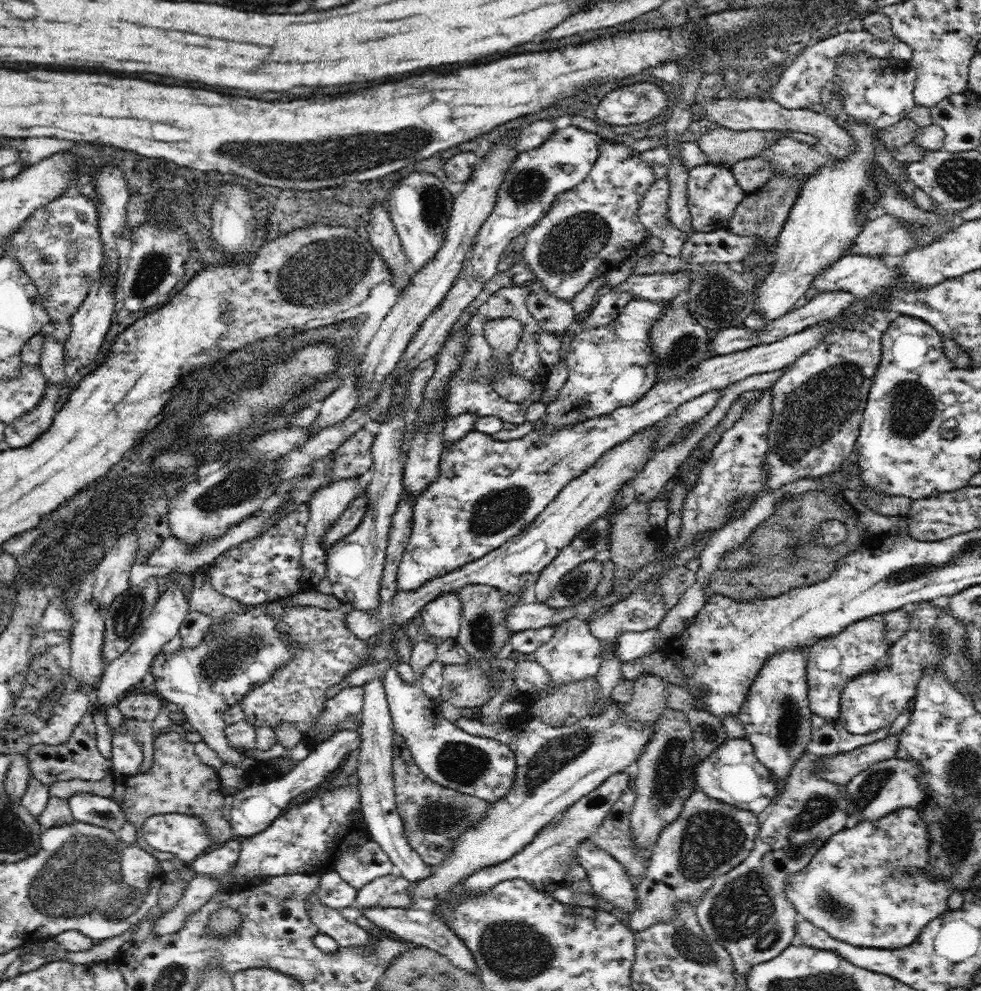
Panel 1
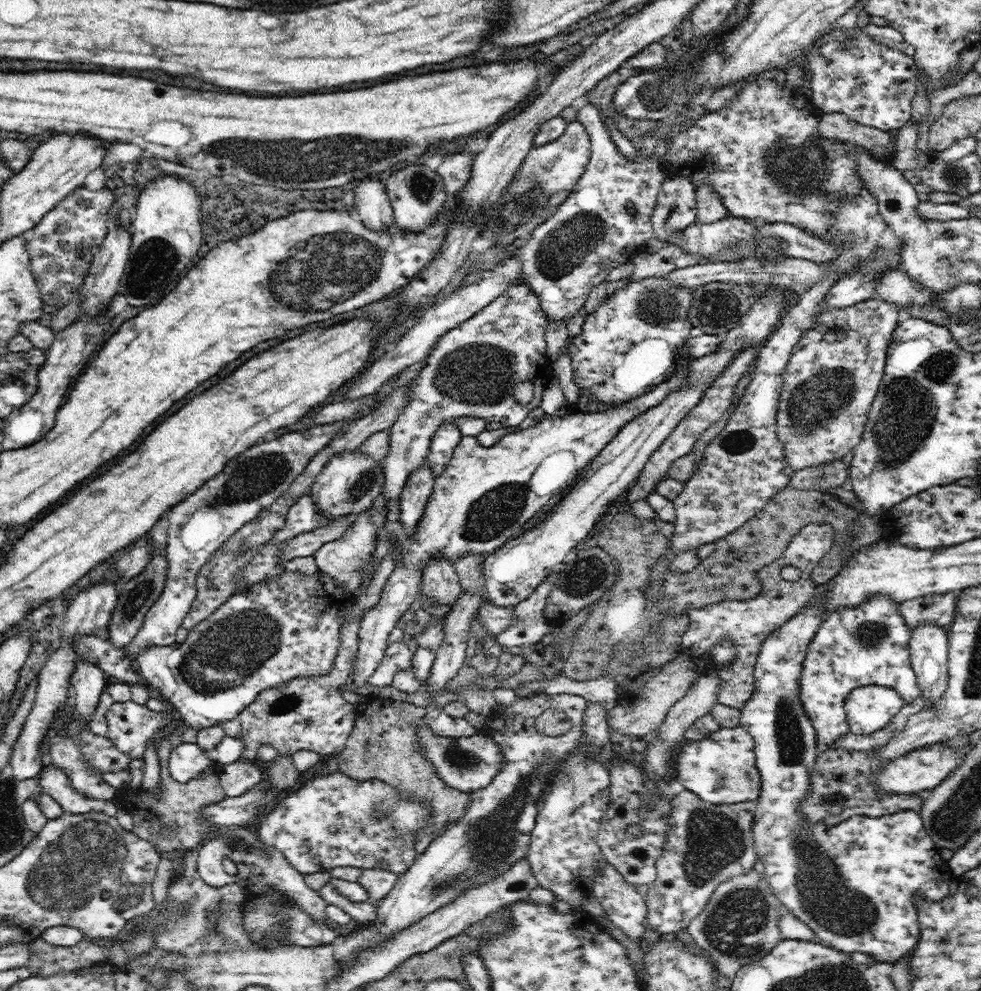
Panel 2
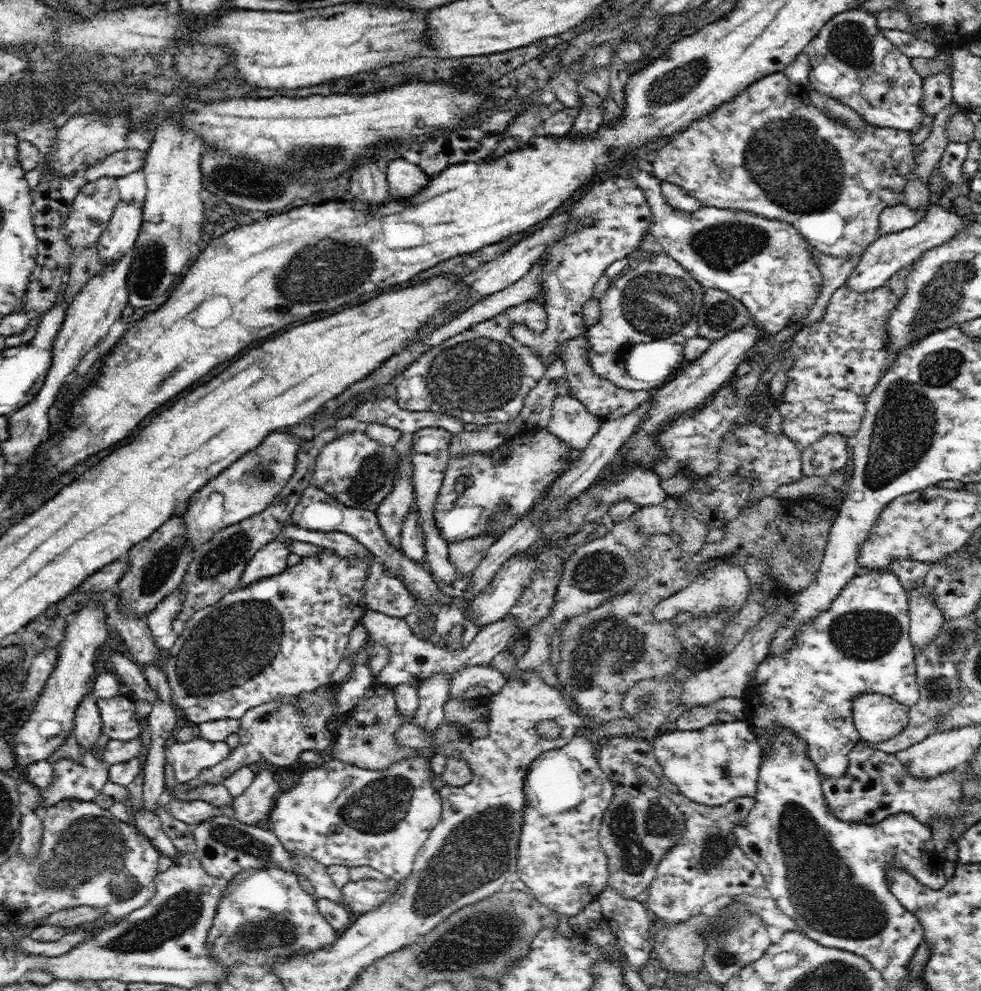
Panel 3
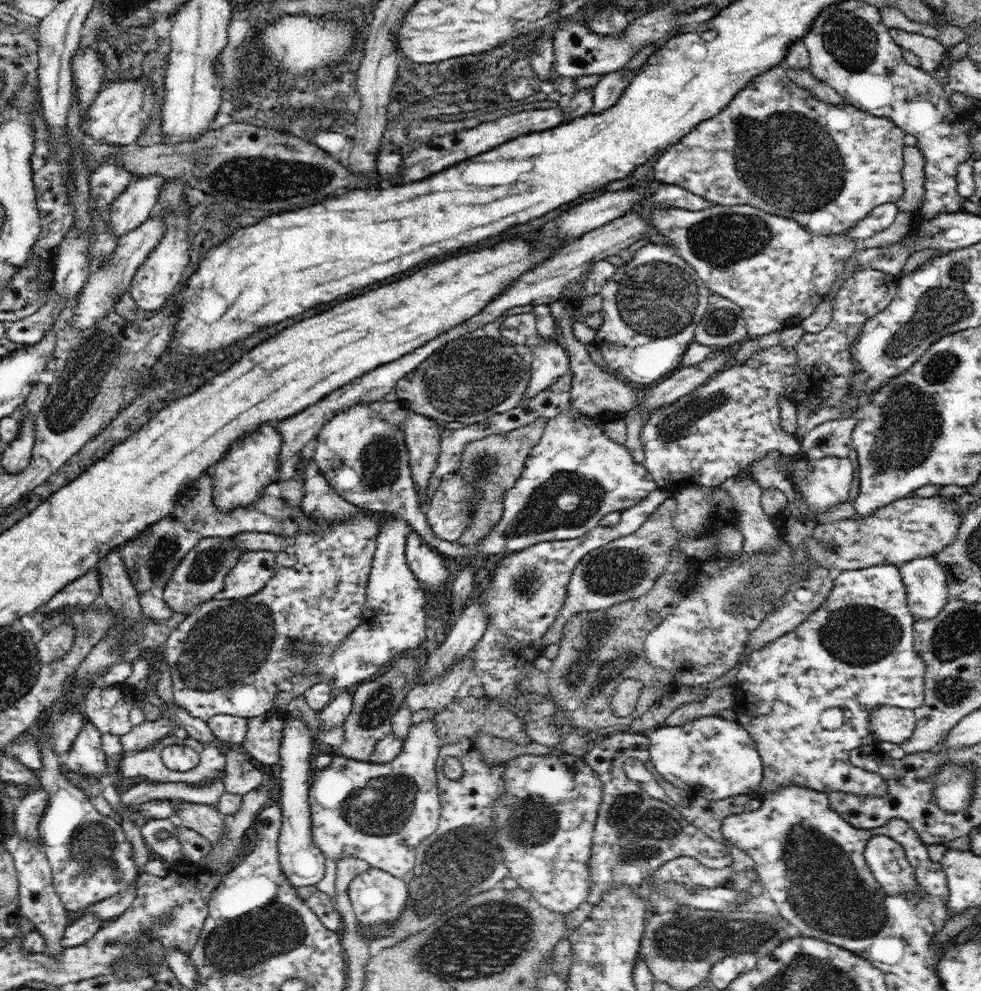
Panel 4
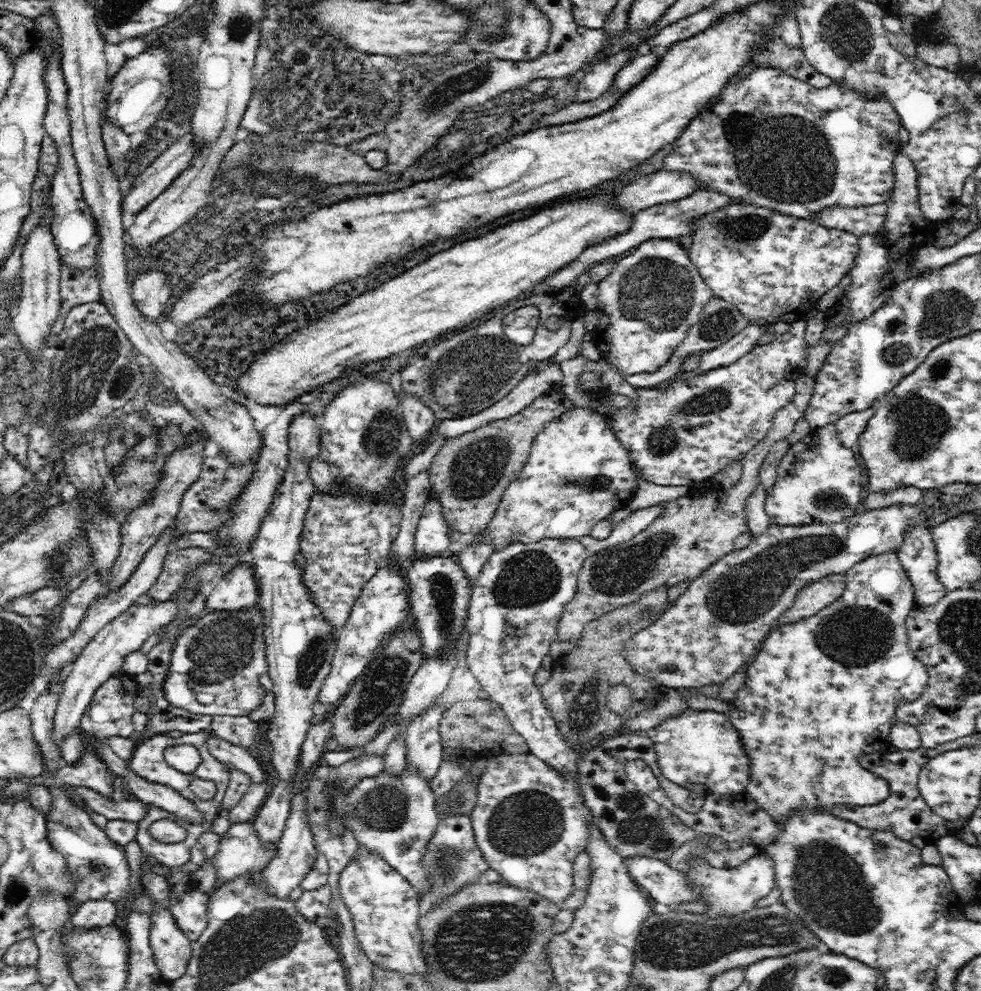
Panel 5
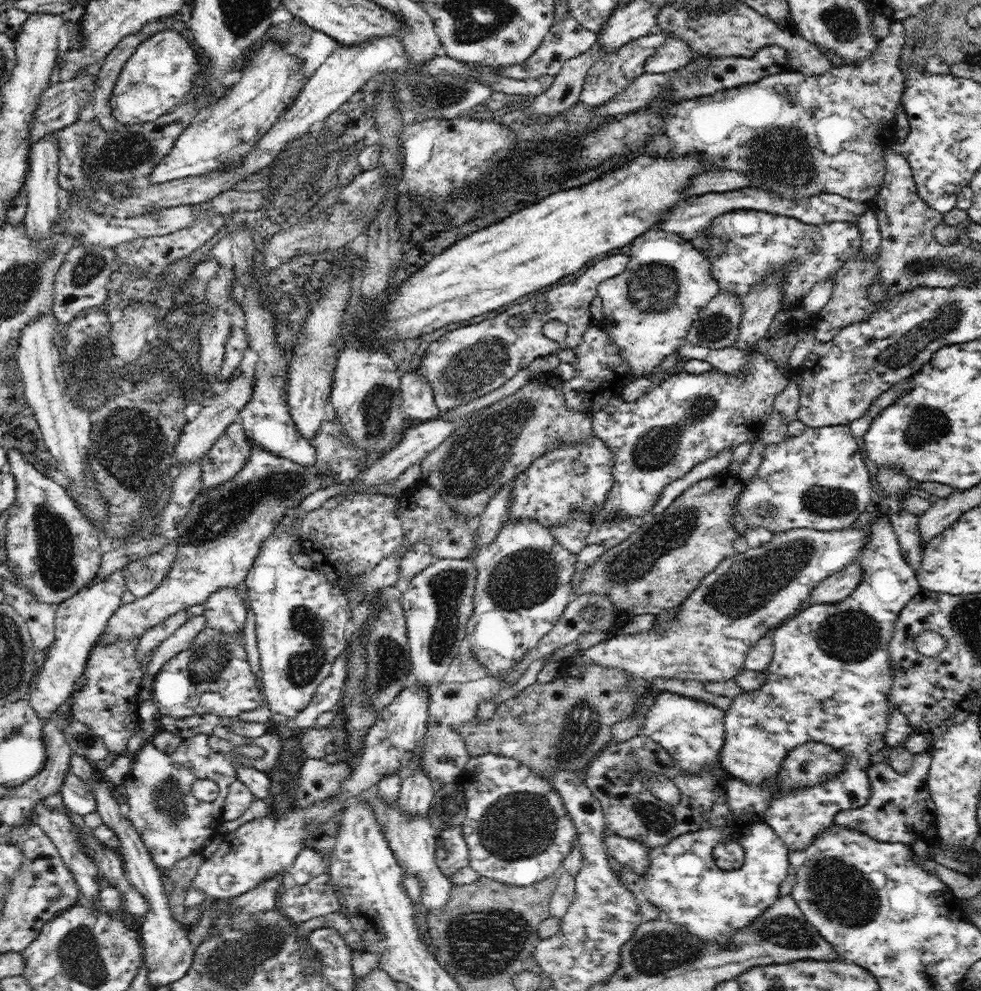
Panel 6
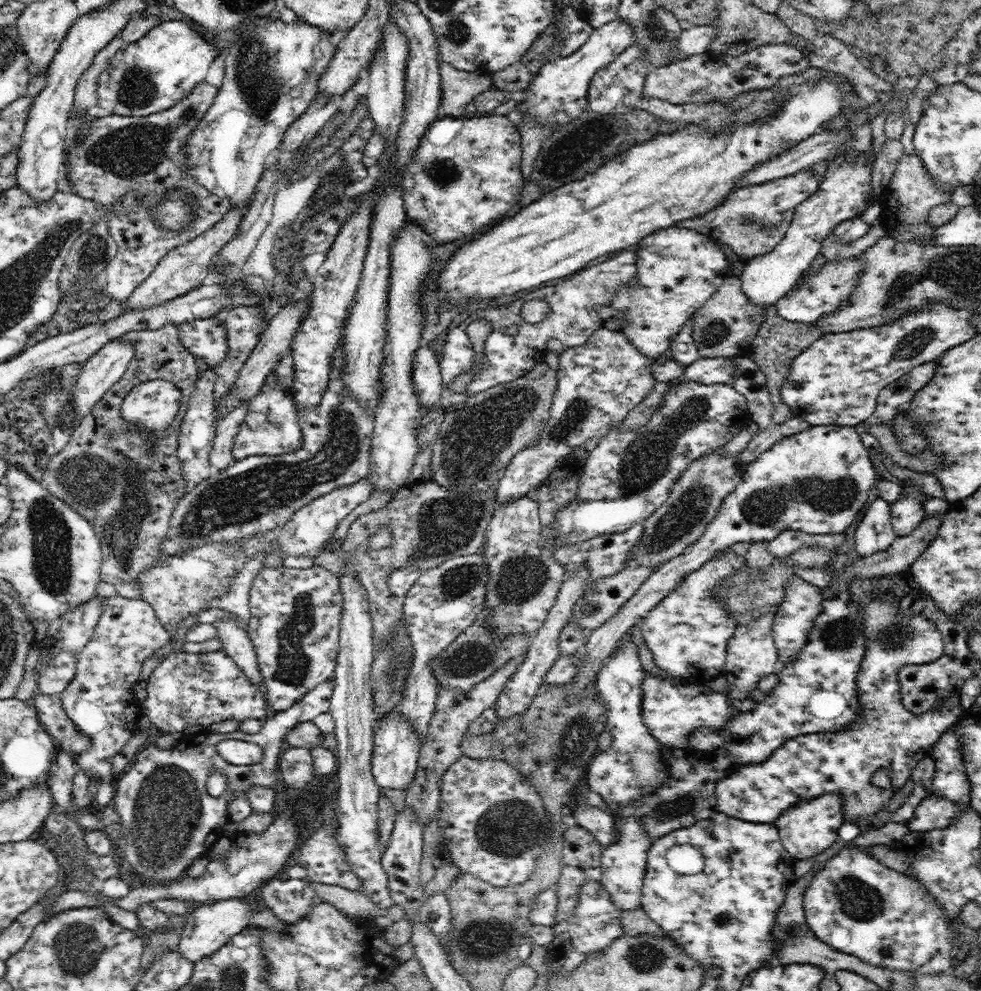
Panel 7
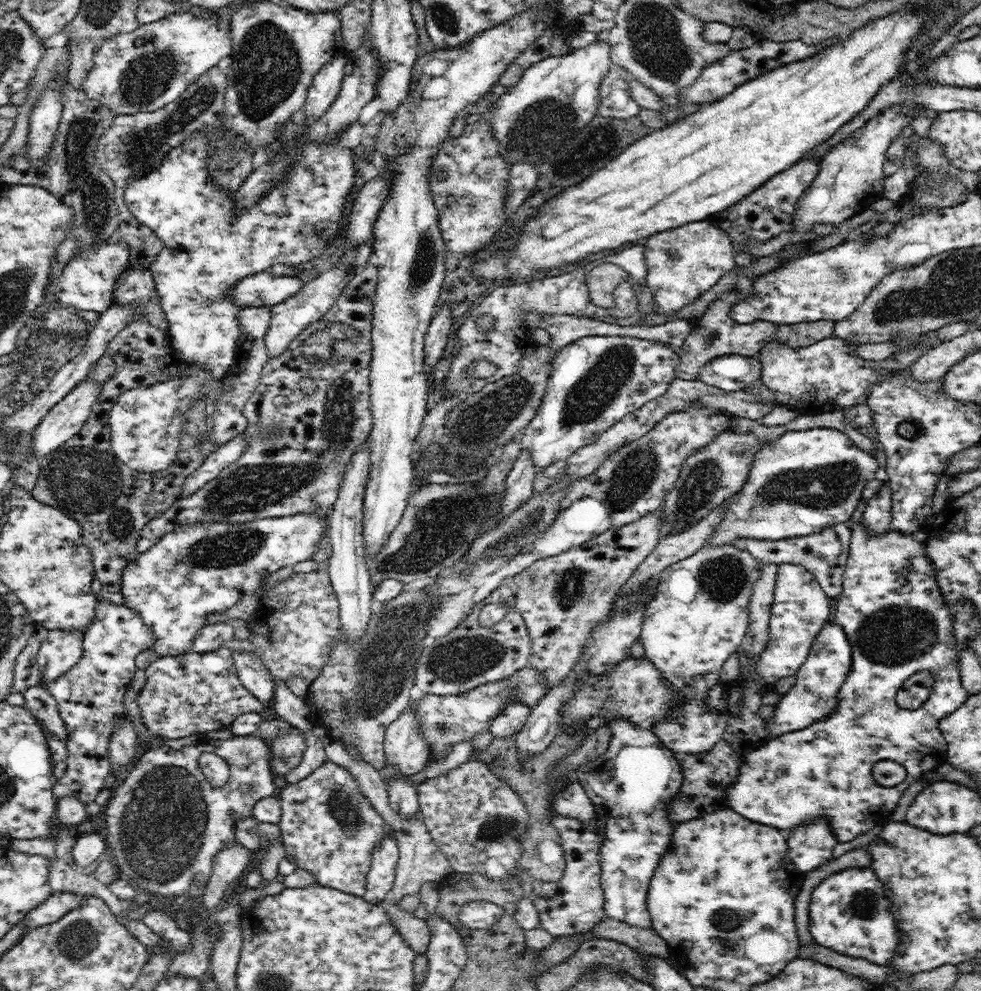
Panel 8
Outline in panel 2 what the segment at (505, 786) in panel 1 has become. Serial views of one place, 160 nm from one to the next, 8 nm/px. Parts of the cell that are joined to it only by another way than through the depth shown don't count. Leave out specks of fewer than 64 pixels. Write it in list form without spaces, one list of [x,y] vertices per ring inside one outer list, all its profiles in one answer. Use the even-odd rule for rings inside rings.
[[[424,717],[415,724],[415,729],[420,739],[420,745],[424,749],[424,757],[436,767],[438,777],[448,787],[462,792],[474,792],[481,790],[492,783],[498,775],[503,763],[501,749],[496,742],[484,731],[479,731],[470,736],[440,737],[432,733],[432,729],[426,725]]]

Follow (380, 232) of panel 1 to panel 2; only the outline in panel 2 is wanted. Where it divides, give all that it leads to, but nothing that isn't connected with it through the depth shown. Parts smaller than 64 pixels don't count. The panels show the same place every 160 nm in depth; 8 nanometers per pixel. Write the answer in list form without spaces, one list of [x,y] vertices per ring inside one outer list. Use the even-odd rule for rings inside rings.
[[[365,179],[353,187],[356,212],[366,228],[380,232],[388,230],[395,222],[384,182]]]

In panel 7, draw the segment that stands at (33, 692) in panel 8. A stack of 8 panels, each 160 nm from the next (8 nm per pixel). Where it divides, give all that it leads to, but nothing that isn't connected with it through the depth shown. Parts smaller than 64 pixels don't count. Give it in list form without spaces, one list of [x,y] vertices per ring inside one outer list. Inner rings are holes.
[[[37,690],[31,705],[36,709],[40,724],[52,735],[58,750],[78,756],[91,748],[90,736],[68,718],[59,696],[48,696]]]

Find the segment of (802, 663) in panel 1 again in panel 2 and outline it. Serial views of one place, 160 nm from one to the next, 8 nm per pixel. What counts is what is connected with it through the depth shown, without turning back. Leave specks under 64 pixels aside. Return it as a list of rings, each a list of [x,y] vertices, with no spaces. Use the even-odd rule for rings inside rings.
[[[826,592],[815,600],[812,598],[806,606],[802,606],[796,616],[792,616],[786,624],[782,624],[778,630],[774,630],[772,634],[768,635],[761,644],[758,658],[756,658],[756,664],[754,668],[755,687],[751,697],[747,700],[747,703],[740,709],[739,726],[744,728],[748,734],[752,735],[755,745],[755,763],[758,771],[761,775],[762,785],[759,798],[757,799],[757,808],[755,811],[755,820],[752,825],[752,837],[754,837],[754,850],[756,851],[757,860],[760,860],[764,866],[765,880],[770,884],[774,895],[780,899],[782,906],[788,911],[794,913],[803,923],[806,923],[814,933],[816,933],[817,940],[820,944],[827,947],[838,949],[842,952],[866,952],[866,954],[874,954],[871,958],[876,959],[876,962],[892,962],[894,964],[899,958],[902,958],[902,954],[906,954],[913,950],[918,940],[920,940],[920,929],[918,922],[918,909],[914,905],[914,894],[919,894],[919,898],[929,900],[930,902],[938,902],[938,900],[944,900],[948,896],[948,887],[952,881],[951,868],[949,863],[943,859],[939,847],[934,844],[931,836],[927,833],[925,826],[923,825],[922,818],[919,812],[914,810],[899,811],[894,814],[888,814],[880,816],[880,818],[870,818],[865,815],[857,815],[852,818],[849,823],[843,823],[836,826],[824,825],[819,823],[812,825],[810,821],[806,821],[800,813],[800,804],[804,802],[803,798],[810,791],[810,770],[818,758],[818,743],[816,731],[812,721],[808,719],[804,707],[802,707],[802,701],[800,701],[800,674],[802,674],[802,662],[806,656],[810,641],[814,638],[816,631],[819,629],[820,624],[824,620],[827,610],[823,604],[819,604],[820,599],[827,597]]]

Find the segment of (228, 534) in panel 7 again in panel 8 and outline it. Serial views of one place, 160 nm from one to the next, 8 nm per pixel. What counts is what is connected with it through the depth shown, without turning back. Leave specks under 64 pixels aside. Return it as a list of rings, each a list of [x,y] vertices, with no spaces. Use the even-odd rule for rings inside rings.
[[[373,257],[369,260],[368,264],[364,265],[363,268],[358,271],[353,278],[348,282],[348,286],[344,288],[341,296],[336,300],[336,303],[320,318],[317,322],[310,324],[305,331],[295,339],[288,348],[280,354],[280,356],[274,356],[272,358],[269,356],[266,364],[264,364],[260,380],[258,381],[256,390],[252,397],[248,400],[248,403],[245,405],[242,413],[244,413],[244,417],[248,419],[250,423],[247,431],[247,435],[253,435],[253,433],[257,433],[257,427],[263,427],[263,425],[271,425],[277,424],[281,425],[281,427],[285,427],[286,438],[277,437],[276,439],[262,439],[262,437],[256,436],[248,439],[248,448],[244,450],[244,454],[234,462],[234,464],[229,464],[224,470],[220,471],[220,474],[216,476],[216,478],[209,480],[202,488],[199,488],[196,492],[189,494],[187,497],[180,497],[166,512],[162,512],[162,514],[158,514],[154,520],[150,520],[144,528],[142,528],[141,538],[138,540],[136,551],[138,554],[146,552],[152,548],[152,546],[159,540],[162,539],[165,535],[168,535],[170,532],[174,532],[176,530],[176,526],[186,526],[186,524],[196,524],[196,522],[201,522],[202,524],[212,524],[212,522],[227,522],[228,524],[243,524],[246,522],[252,522],[252,520],[262,519],[262,518],[280,518],[283,516],[292,516],[300,513],[316,513],[316,515],[320,515],[320,517],[328,517],[328,512],[332,510],[333,504],[336,502],[336,499],[339,495],[340,482],[342,482],[342,476],[344,476],[344,470],[346,470],[346,466],[348,466],[348,462],[352,460],[352,454],[354,452],[358,452],[360,448],[362,448],[362,442],[370,436],[373,424],[372,424],[372,413],[371,413],[371,403],[370,403],[370,365],[372,360],[372,343],[371,343],[371,329],[373,322],[373,297],[375,296],[375,292],[377,290],[378,283],[378,266],[376,259]],[[331,323],[342,323],[344,325],[348,324],[354,329],[356,329],[356,340],[351,342],[350,340],[336,340],[336,344],[333,344],[333,357],[331,361],[328,363],[322,363],[322,361],[316,361],[310,363],[308,359],[304,359],[302,357],[302,351],[300,351],[300,346],[305,344],[305,341],[312,337],[316,332],[325,330]],[[303,378],[312,378],[315,380],[316,386],[314,394],[310,394],[307,396],[302,393],[302,389],[300,389],[300,382]]]

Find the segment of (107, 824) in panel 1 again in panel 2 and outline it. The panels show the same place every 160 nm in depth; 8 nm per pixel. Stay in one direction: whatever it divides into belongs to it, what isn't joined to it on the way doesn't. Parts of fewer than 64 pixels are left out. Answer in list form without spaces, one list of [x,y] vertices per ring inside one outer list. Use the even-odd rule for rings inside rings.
[[[53,763],[44,766],[38,780],[43,793],[48,793],[52,798],[55,798],[66,813],[102,812],[108,816],[116,816],[117,814],[119,804],[113,802],[112,799],[94,799],[77,792],[72,786],[70,778],[62,770],[56,768]]]

